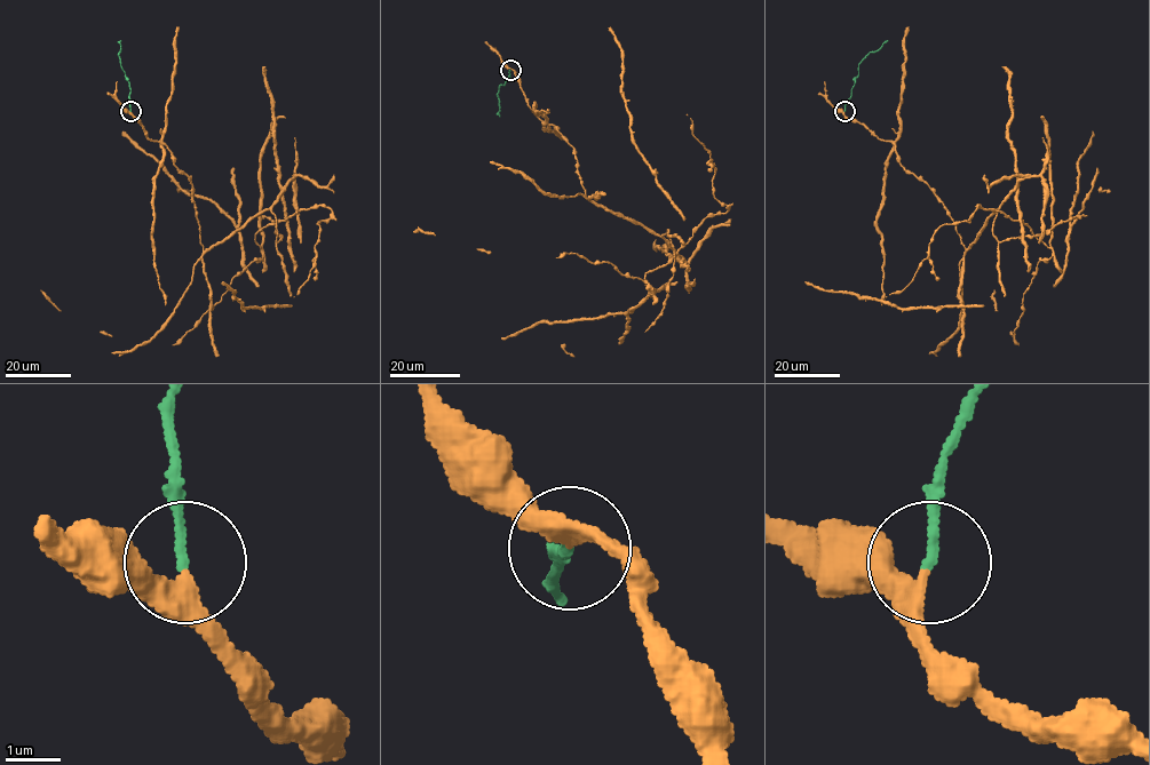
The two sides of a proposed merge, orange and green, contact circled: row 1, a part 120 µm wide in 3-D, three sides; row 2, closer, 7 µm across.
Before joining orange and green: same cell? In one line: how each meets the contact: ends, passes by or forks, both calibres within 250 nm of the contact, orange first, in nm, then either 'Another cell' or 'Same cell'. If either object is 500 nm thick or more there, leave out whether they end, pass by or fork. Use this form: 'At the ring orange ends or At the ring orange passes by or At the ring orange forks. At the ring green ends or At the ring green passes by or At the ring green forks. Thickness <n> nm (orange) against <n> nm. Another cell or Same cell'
At the ring orange passes by. At the ring green ends. Thickness 320 nm (orange) against 180 nm. Another cell

